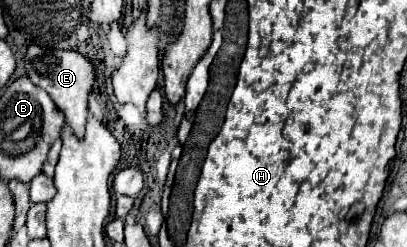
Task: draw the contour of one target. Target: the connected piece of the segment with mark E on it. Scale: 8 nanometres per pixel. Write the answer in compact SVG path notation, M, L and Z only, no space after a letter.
M31 44L25 54L25 68L27 68L29 80L35 86L43 88L53 98L53 102L65 114L67 124L81 138L85 132L85 122L87 122L87 98L89 98L93 84L95 84L95 66L79 52L49 50L49 48L41 48L37 44Z

